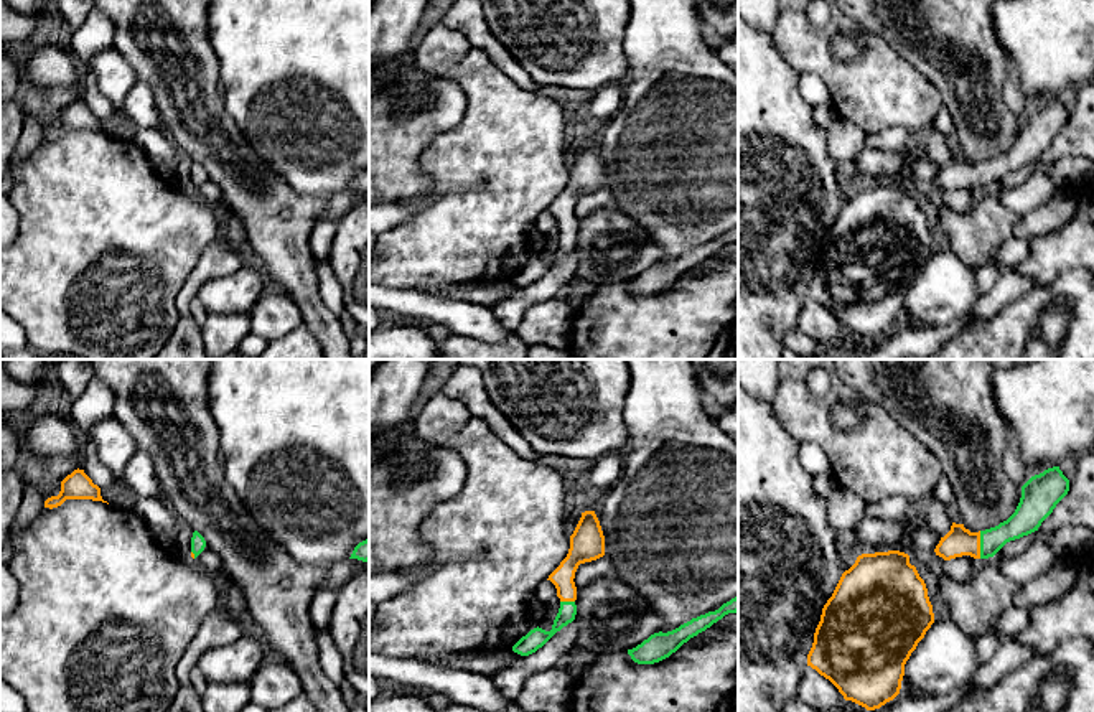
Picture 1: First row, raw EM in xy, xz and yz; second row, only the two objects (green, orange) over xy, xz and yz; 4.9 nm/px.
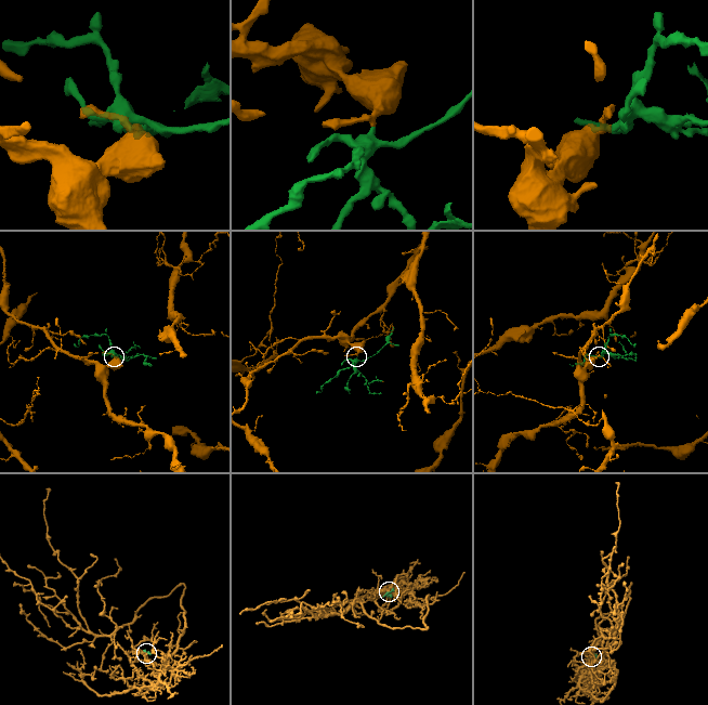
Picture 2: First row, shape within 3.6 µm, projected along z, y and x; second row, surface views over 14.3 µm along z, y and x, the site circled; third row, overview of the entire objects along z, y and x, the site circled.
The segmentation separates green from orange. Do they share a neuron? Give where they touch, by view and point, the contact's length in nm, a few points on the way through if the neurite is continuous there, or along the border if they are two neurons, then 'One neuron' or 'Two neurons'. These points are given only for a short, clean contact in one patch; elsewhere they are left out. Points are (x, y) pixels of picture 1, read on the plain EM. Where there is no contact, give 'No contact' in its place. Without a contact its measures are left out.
Touches green at yz (981, 175). Shared border 140 nm. One neuron

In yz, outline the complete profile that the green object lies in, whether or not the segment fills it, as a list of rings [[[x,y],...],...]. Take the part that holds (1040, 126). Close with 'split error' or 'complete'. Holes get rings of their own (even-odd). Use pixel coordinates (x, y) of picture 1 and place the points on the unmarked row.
[[[1059,97],[1048,99],[1022,117],[1020,134],[1007,152],[979,163],[970,163],[964,155],[952,153],[951,162],[941,168],[934,183],[944,191],[962,186],[993,188],[1007,173],[1038,162],[1068,122],[1069,110]]]; split error

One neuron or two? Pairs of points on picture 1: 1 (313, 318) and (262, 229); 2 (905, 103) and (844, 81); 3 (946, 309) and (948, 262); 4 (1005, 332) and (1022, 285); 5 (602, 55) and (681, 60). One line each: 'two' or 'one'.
1: one
2: one
3: one
4: two
5: two

